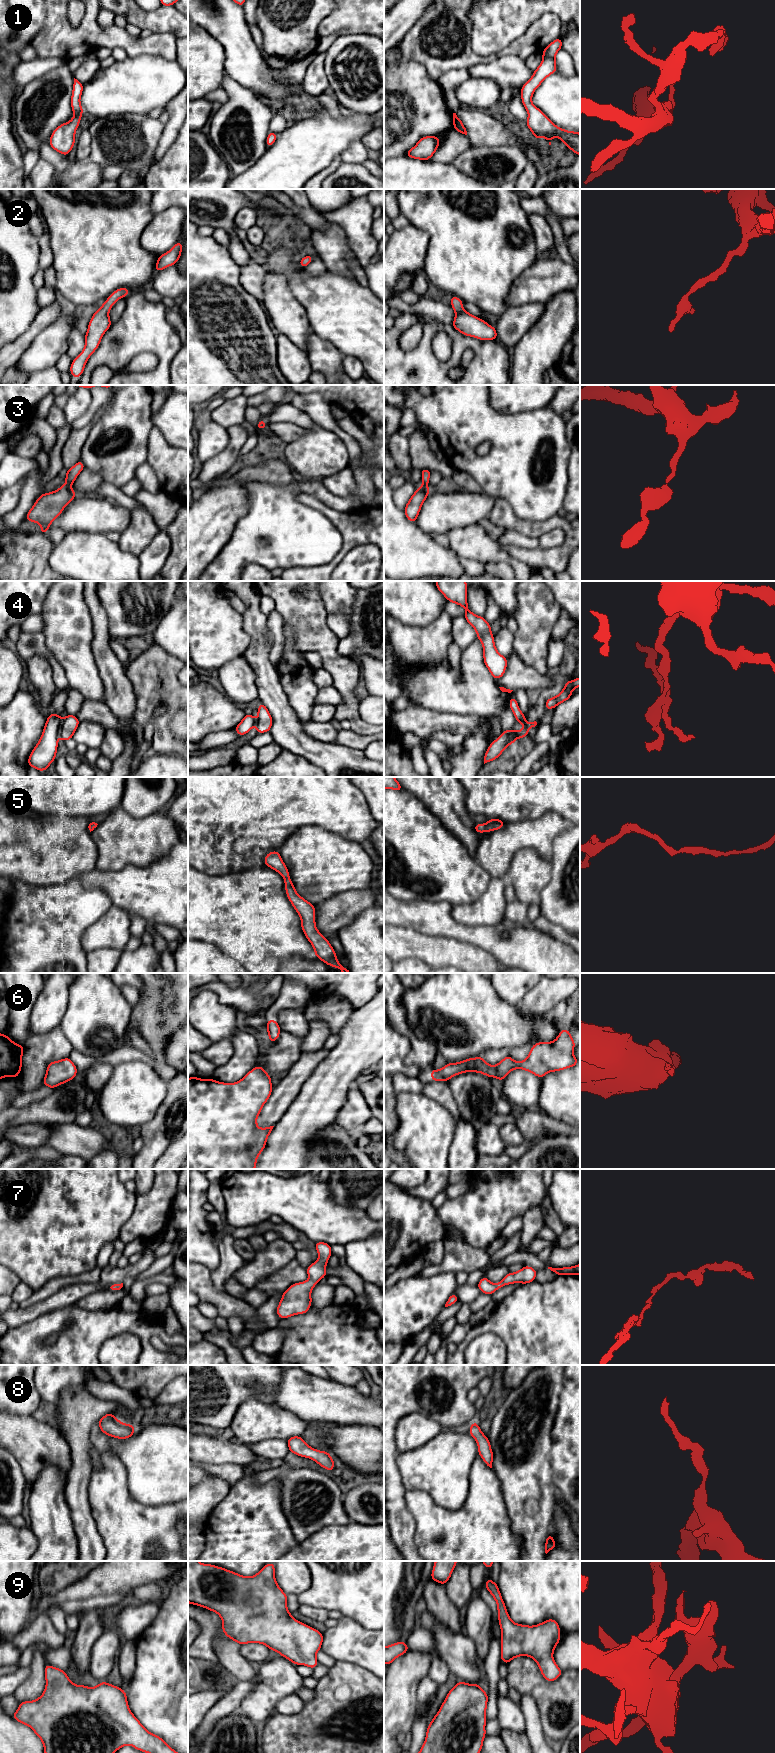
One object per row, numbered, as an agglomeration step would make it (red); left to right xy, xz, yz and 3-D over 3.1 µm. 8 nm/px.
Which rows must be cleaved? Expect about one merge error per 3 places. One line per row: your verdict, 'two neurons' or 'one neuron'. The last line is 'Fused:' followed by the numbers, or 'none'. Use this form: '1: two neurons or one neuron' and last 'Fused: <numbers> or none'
1: one neuron
2: one neuron
3: one neuron
4: two neurons
5: one neuron
6: one neuron
7: one neuron
8: one neuron
9: one neuron
Fused: 4

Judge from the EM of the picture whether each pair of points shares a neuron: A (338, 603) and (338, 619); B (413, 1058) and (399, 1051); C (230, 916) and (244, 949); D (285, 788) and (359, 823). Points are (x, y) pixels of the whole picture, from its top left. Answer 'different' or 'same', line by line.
A: different
B: different
C: same
D: same

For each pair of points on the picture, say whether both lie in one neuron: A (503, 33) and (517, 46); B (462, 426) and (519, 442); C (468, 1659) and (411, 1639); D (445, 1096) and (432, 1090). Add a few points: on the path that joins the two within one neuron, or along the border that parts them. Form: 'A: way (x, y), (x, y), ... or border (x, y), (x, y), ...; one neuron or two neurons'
A: border (528, 25), (523, 34), (492, 55); two neurons
B: way (476, 426), (494, 426), (505, 432); one neuron
C: border (421, 1627), (433, 1636), (434, 1649), (430, 1653); two neurons
D: way (442, 1094), (435, 1090); one neuron

